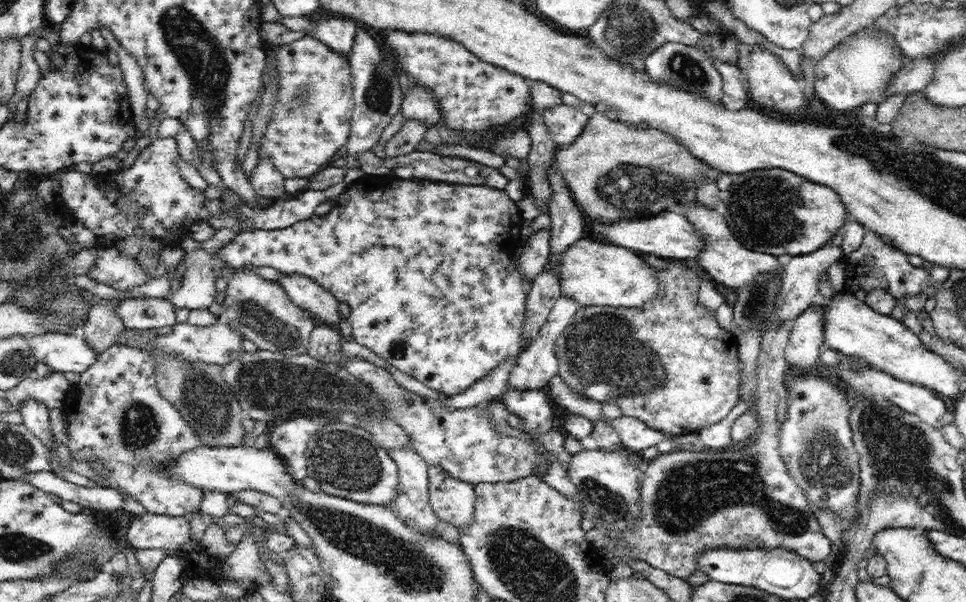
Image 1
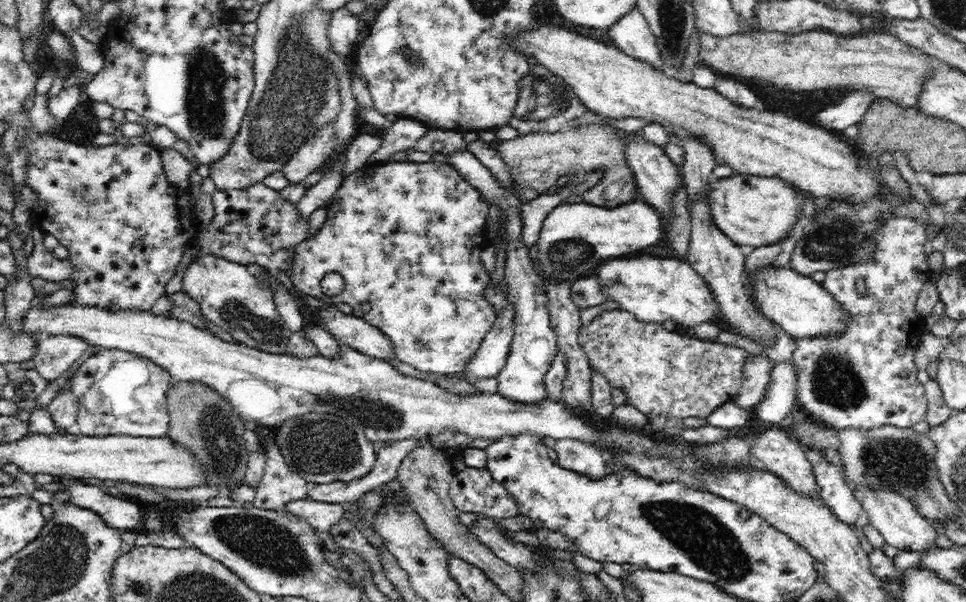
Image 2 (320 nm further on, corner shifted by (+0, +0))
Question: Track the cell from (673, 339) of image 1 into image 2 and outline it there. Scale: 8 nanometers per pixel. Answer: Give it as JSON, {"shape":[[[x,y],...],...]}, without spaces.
{"shape":[[[614,310],[604,312],[600,318],[596,317],[588,328],[588,338],[577,338],[577,343],[584,351],[593,374],[604,377],[610,383],[610,388],[620,389],[628,406],[636,408],[651,419],[662,414],[666,415],[667,420],[708,419],[722,404],[735,401],[738,397],[746,351],[686,333],[668,330],[664,321],[645,322],[638,320],[630,312]]]}

